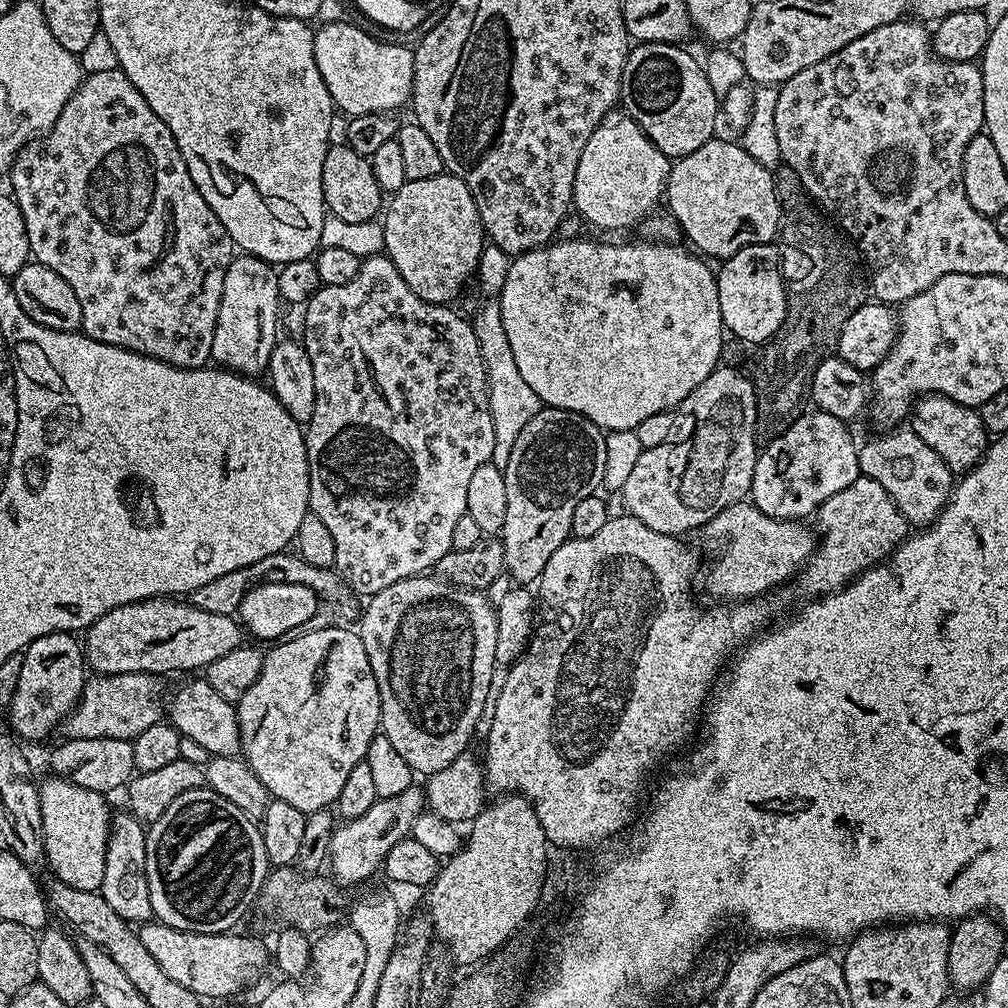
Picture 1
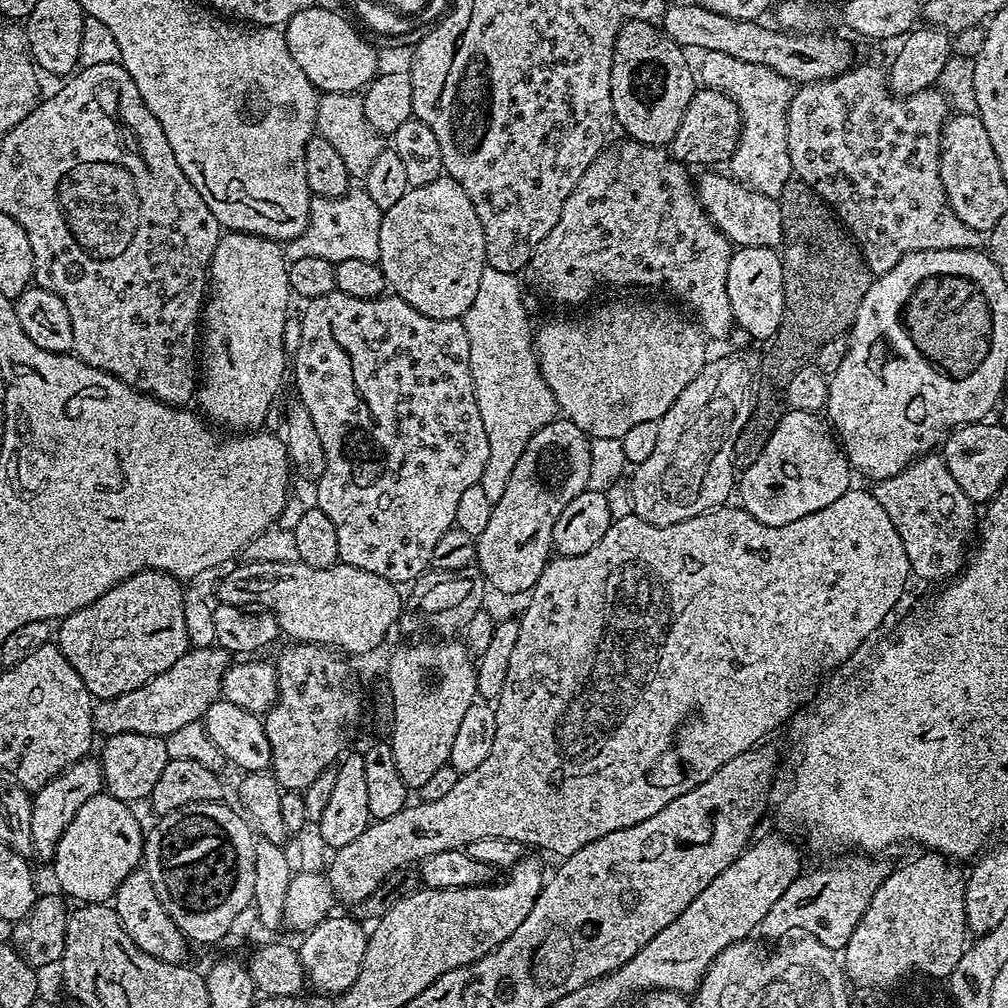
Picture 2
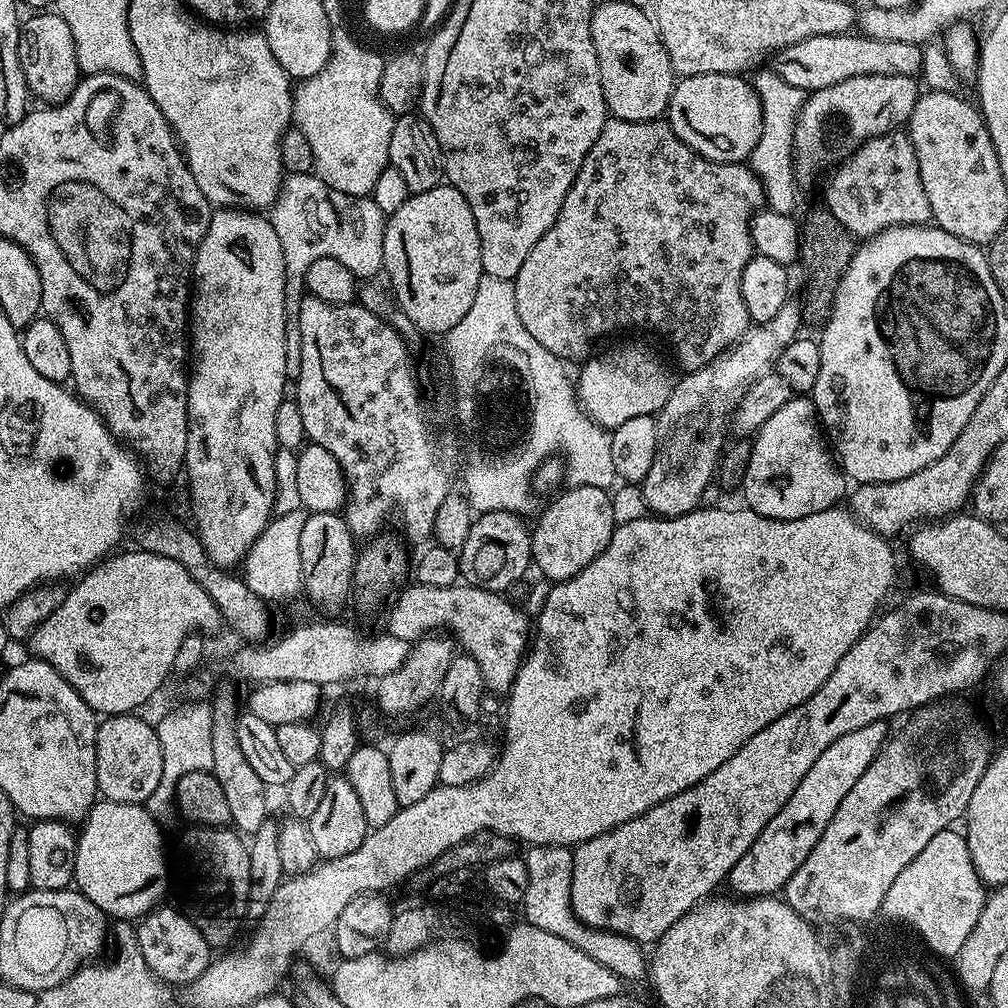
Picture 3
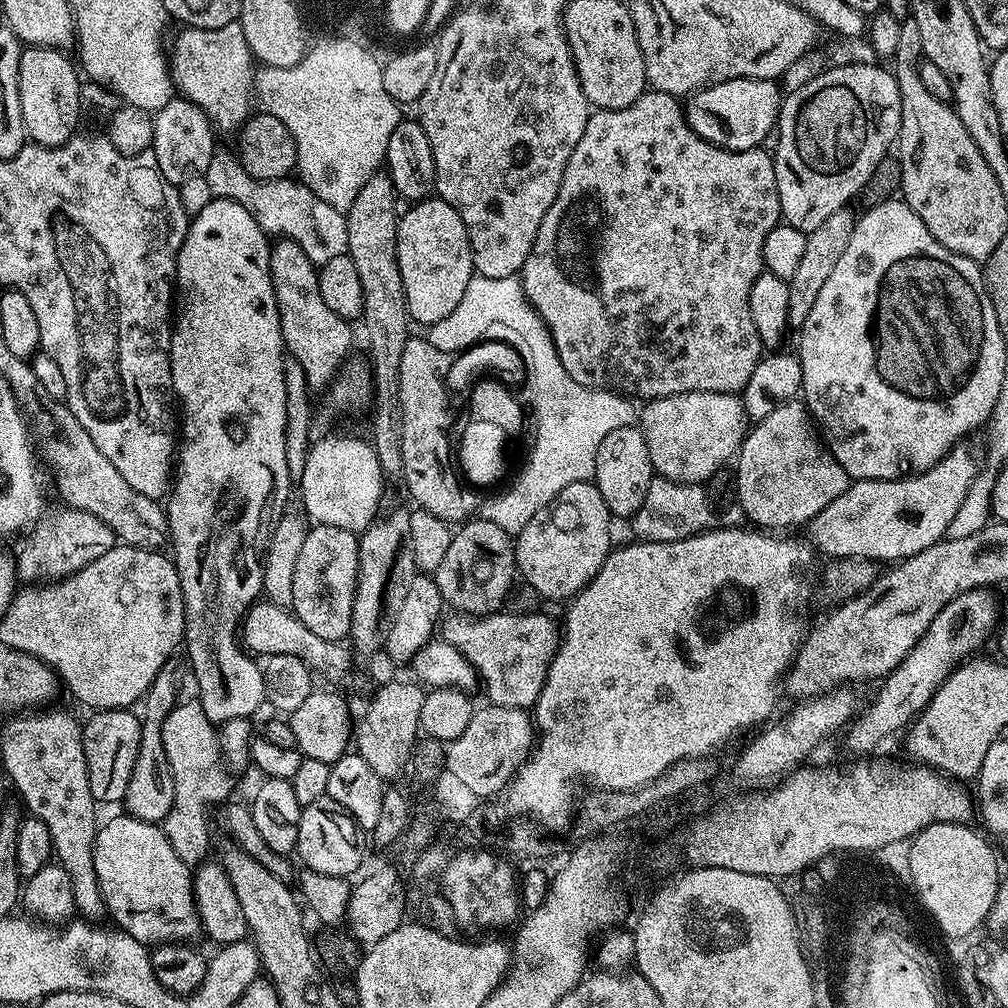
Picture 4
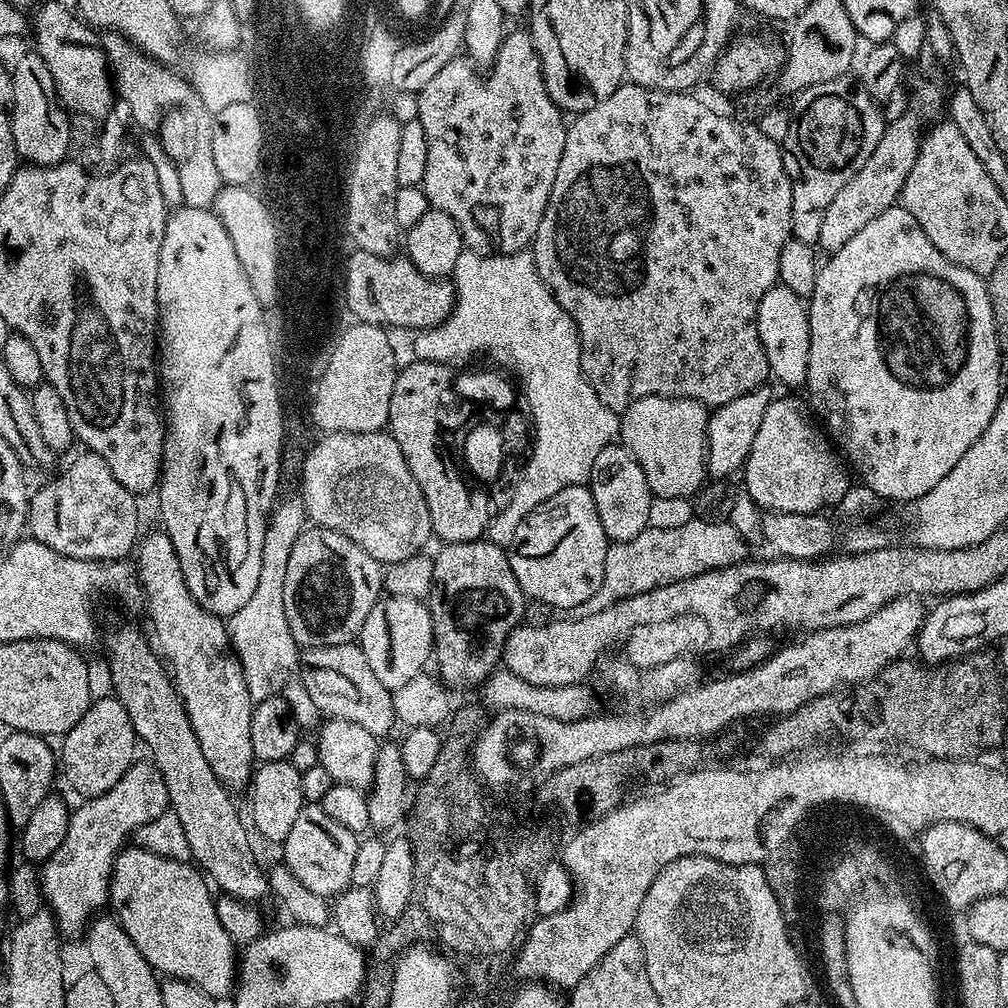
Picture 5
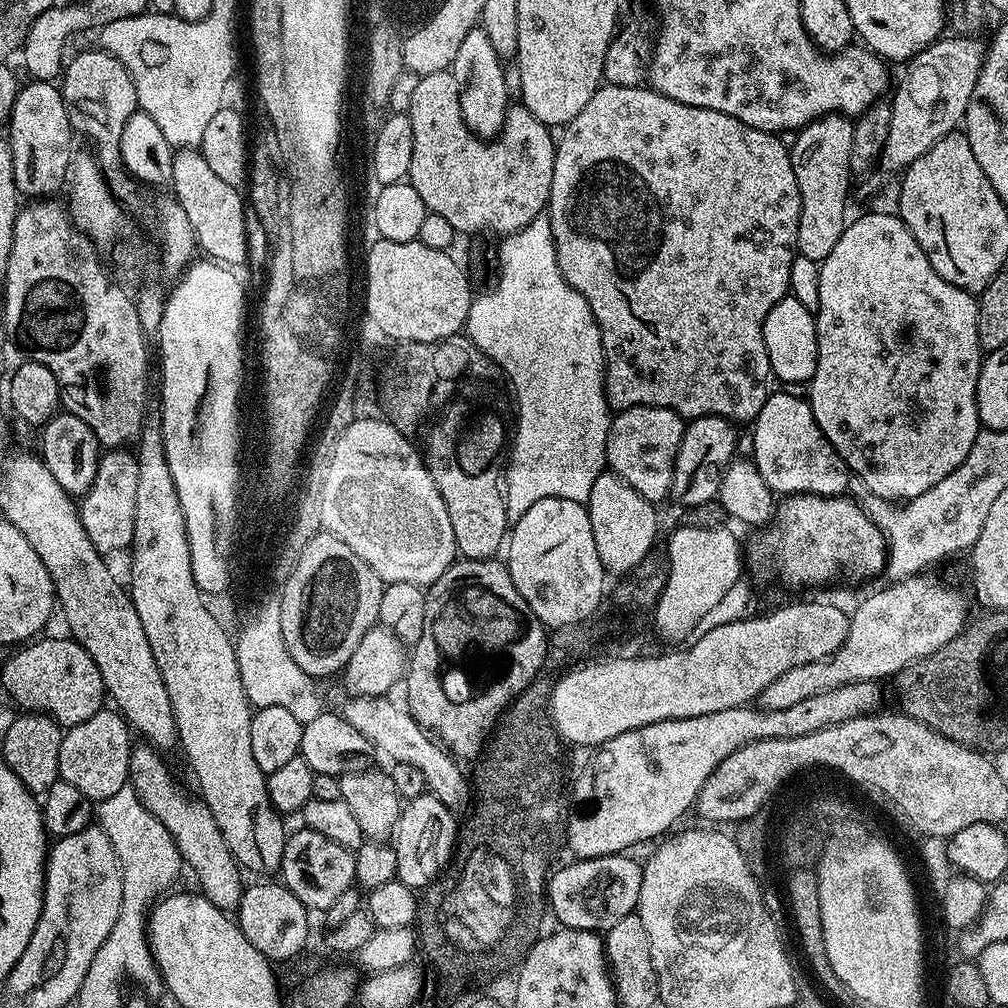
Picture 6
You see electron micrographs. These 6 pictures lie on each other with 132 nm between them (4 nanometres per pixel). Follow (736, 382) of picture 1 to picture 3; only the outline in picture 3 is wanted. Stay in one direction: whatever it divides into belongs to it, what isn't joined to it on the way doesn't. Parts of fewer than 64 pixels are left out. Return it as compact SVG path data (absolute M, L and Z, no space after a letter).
M789 298L774 318L761 324L753 323L725 352L698 370L684 372L681 380L679 377L673 383L672 393L656 416L656 453L642 481L649 513L660 518L681 516L703 501L704 492L713 483L726 448L724 435L729 435L732 413L750 386L767 381L767 376L777 371L786 346L801 335L800 320L802 324L801 305Z

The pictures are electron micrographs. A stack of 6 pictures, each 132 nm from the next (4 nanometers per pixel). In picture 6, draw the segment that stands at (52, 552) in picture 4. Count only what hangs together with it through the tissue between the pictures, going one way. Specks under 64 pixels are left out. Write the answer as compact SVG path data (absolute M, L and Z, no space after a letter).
M108 450L101 455L94 482L78 504L80 521L101 554L131 549L134 538L134 502L138 495L138 462L128 450Z

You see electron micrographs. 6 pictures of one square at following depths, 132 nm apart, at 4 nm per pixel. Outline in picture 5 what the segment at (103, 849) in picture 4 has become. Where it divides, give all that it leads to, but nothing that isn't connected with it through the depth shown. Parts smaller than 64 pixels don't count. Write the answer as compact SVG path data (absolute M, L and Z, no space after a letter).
M128 846L112 866L110 908L122 930L130 934L130 942L142 950L142 958L161 977L185 980L213 998L221 998L237 983L238 948L218 922L211 891L199 867Z

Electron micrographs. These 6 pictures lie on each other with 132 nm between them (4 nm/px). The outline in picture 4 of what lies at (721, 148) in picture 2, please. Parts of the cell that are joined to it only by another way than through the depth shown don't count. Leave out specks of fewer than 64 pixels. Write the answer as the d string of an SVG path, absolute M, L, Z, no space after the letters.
M728 79L693 93L684 104L689 126L703 139L720 148L741 152L763 145L780 117L782 94L779 85L764 79Z

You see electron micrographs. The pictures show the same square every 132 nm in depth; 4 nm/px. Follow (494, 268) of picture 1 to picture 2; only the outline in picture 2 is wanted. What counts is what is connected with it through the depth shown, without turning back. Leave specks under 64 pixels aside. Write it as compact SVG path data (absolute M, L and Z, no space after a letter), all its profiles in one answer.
M485 266L482 279L478 281L478 294L474 302L470 302L470 310L466 310L462 318L464 329L470 338L470 370L474 374L479 373L480 356L484 356L484 372L488 375L488 397L485 395L482 400L482 426L486 426L490 458L486 462L486 470L482 470L479 484L482 490L486 490L486 498L494 502L502 498L506 482L530 437L542 430L542 426L549 424L557 411L554 394L540 373L540 361L536 358L534 347L534 328L533 325L528 325L528 312L524 309L524 288L520 285L520 279L515 272Z

